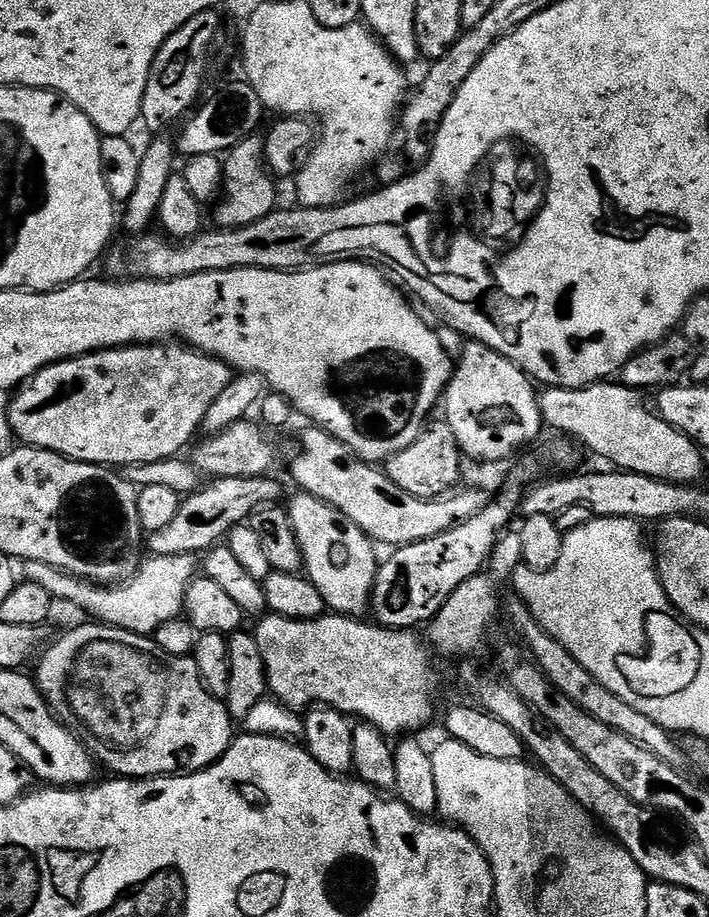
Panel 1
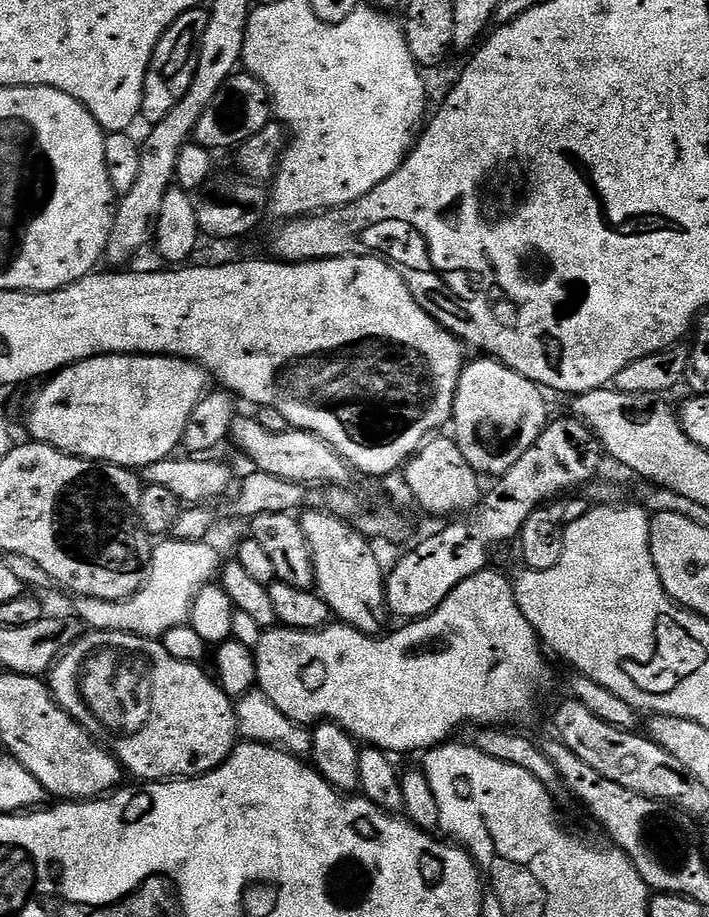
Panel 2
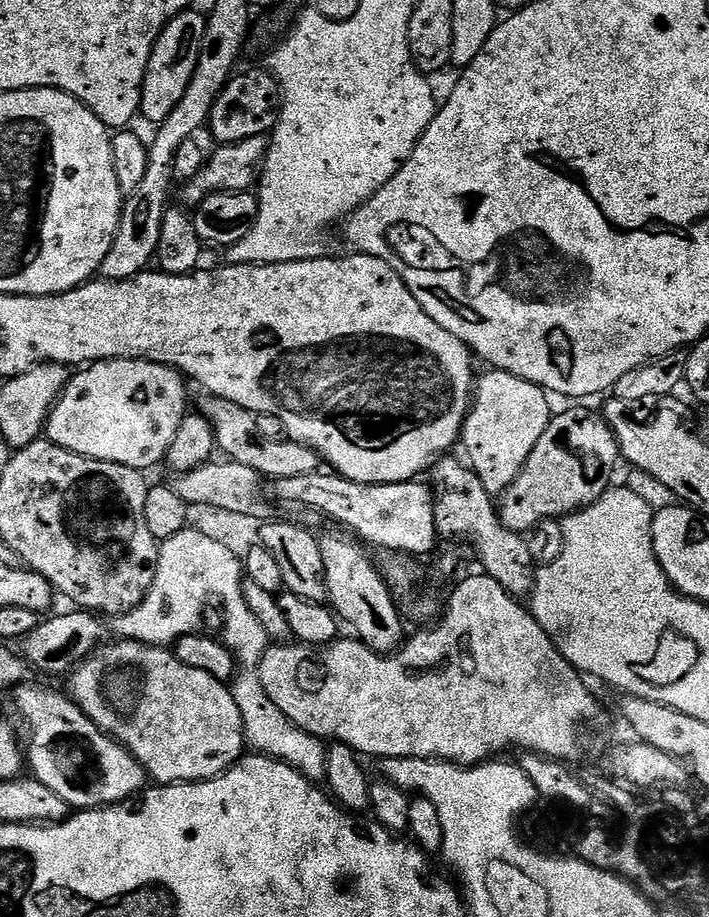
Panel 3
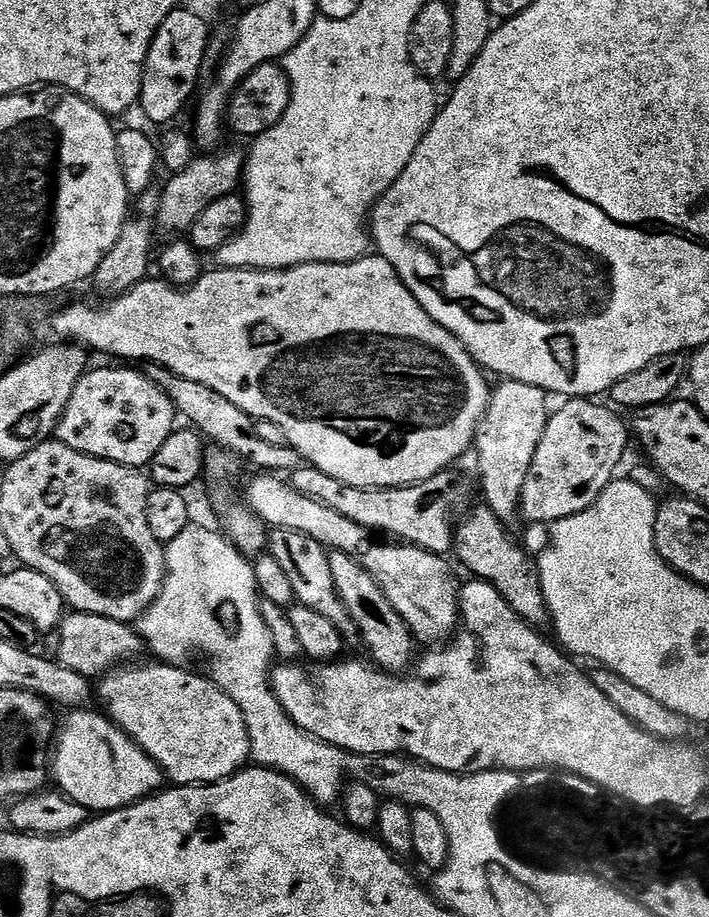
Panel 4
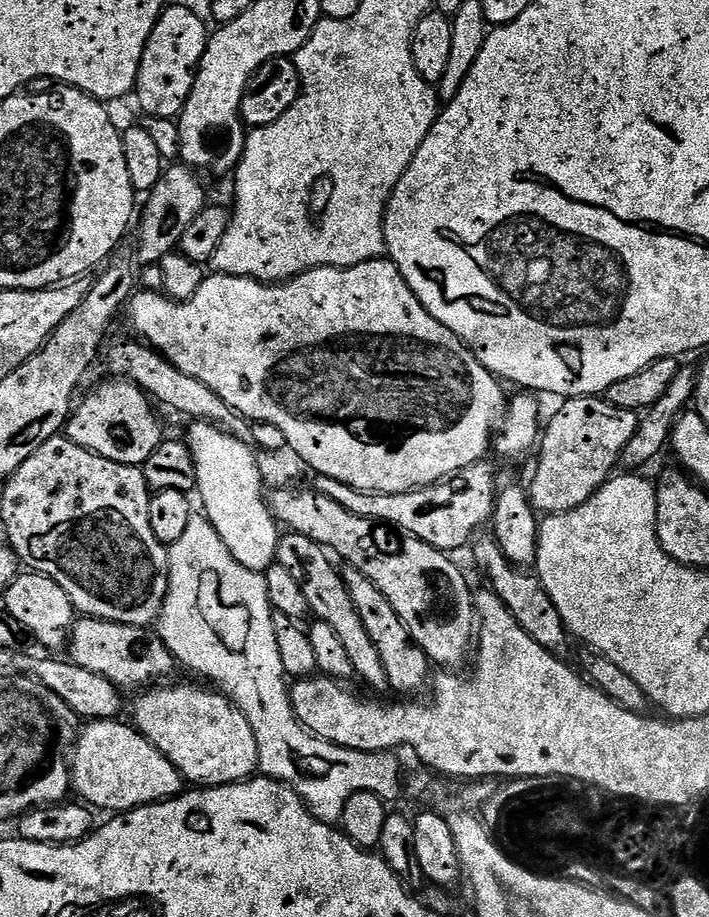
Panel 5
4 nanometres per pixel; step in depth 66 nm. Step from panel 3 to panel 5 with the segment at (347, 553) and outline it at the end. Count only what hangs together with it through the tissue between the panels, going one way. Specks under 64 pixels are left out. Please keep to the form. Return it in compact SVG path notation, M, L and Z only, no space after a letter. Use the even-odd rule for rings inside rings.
M351 566L343 569L342 575L346 582L346 590L350 590L350 598L354 601L354 606L358 610L358 615L362 617L362 622L366 625L366 630L373 640L374 646L378 646L378 654L382 657L382 666L386 666L386 676L388 678L389 689L396 692L416 692L429 679L428 668L430 661L428 655L414 642L410 630L398 618L398 613L394 611L394 606L386 602L386 597L382 595L382 590L366 578L357 568Z

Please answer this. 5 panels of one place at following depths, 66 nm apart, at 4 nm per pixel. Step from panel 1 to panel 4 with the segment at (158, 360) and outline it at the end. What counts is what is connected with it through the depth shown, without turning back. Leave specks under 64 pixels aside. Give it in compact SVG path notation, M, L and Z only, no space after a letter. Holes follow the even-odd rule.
M132 366L116 367L120 368L93 367L85 372L78 386L74 386L74 394L70 394L70 402L62 418L56 423L54 436L66 446L70 446L70 450L143 469L151 465L154 454L162 450L162 442L166 442L166 438L170 438L170 434L177 427L178 413L172 399L143 371L135 372L132 369L135 367Z

